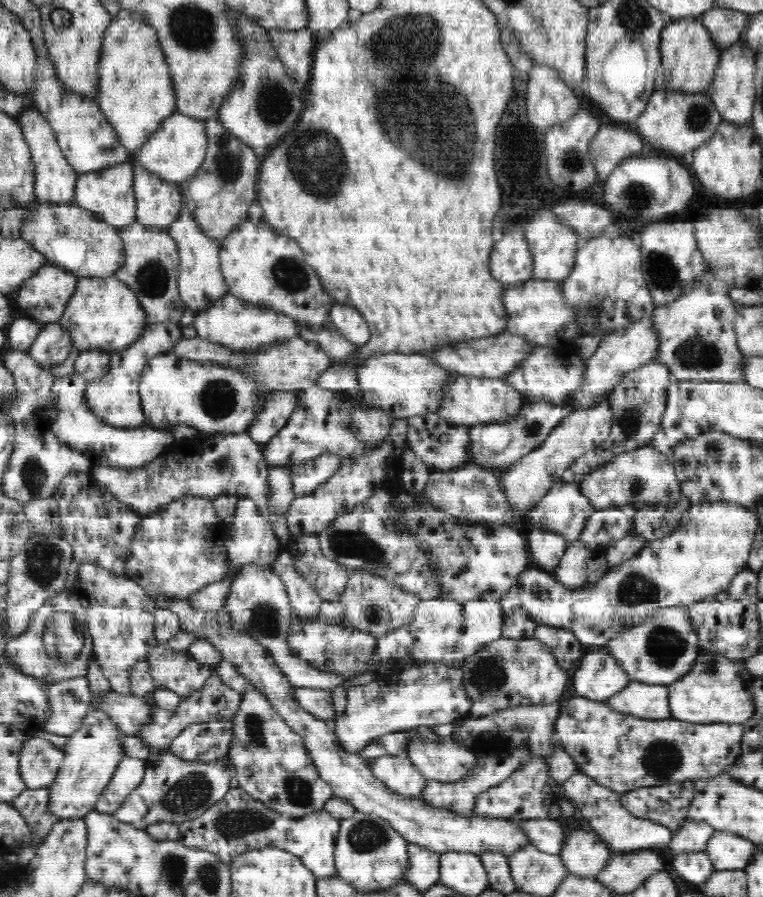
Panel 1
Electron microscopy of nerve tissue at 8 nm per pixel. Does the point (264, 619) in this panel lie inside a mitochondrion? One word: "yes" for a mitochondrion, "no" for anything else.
yes

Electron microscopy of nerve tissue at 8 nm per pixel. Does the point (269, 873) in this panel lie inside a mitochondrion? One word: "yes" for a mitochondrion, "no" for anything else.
no

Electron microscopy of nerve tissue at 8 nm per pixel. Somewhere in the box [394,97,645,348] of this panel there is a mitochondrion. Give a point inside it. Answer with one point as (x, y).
(593, 307)

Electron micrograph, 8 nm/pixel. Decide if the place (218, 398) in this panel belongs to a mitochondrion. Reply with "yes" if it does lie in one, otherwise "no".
yes

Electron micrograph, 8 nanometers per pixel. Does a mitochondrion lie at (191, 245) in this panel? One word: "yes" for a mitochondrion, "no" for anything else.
no

